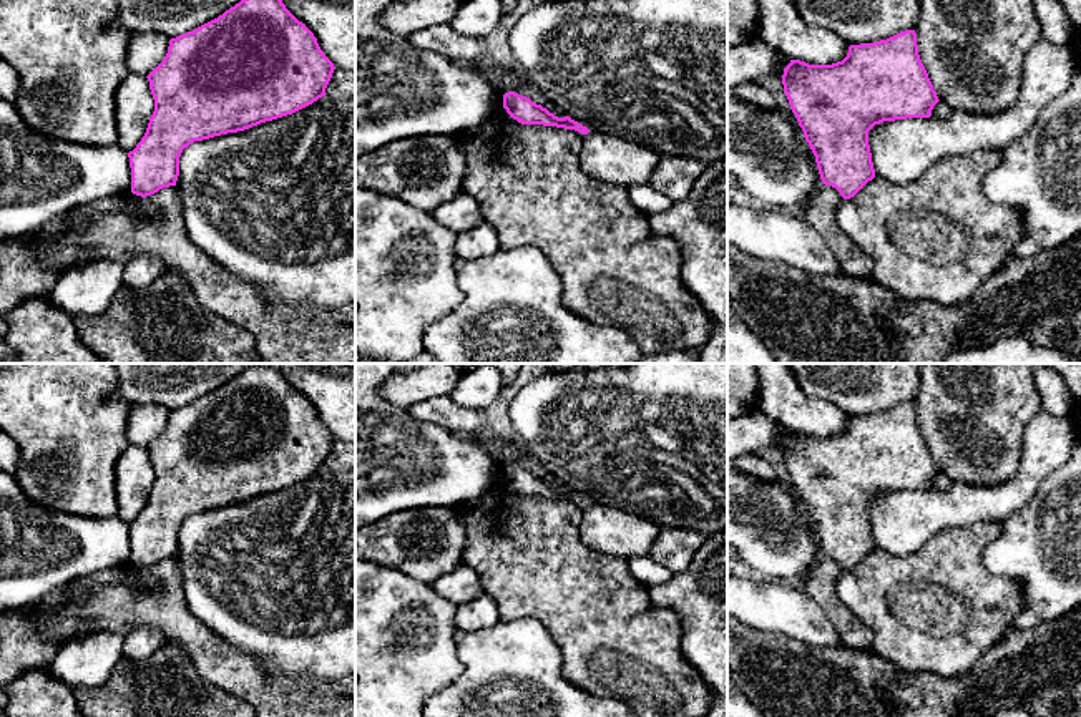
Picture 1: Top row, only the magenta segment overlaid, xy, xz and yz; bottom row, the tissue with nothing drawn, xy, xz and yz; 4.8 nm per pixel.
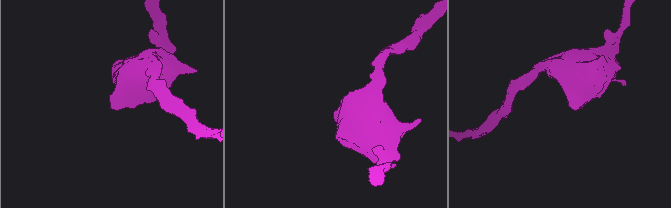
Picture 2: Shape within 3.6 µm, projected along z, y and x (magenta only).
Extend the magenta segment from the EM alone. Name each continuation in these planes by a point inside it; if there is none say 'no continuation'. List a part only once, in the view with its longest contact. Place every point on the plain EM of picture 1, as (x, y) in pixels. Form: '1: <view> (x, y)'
no continuation

